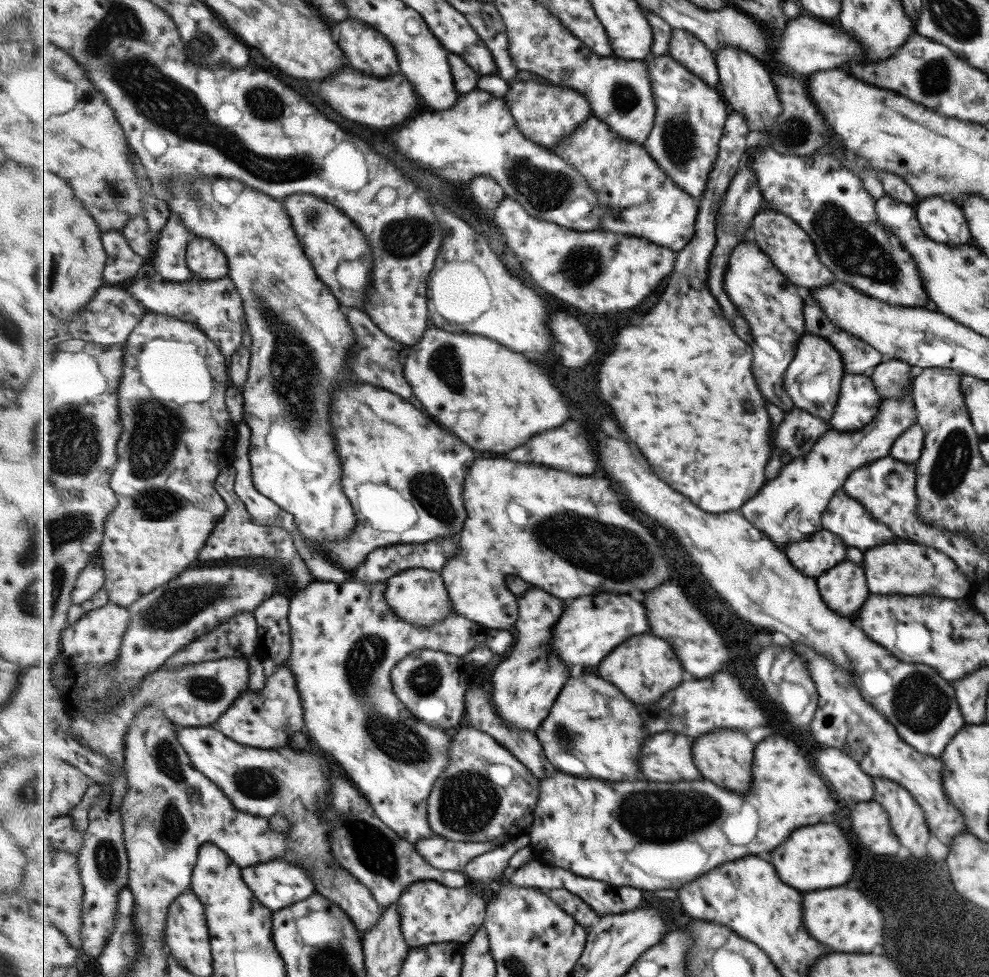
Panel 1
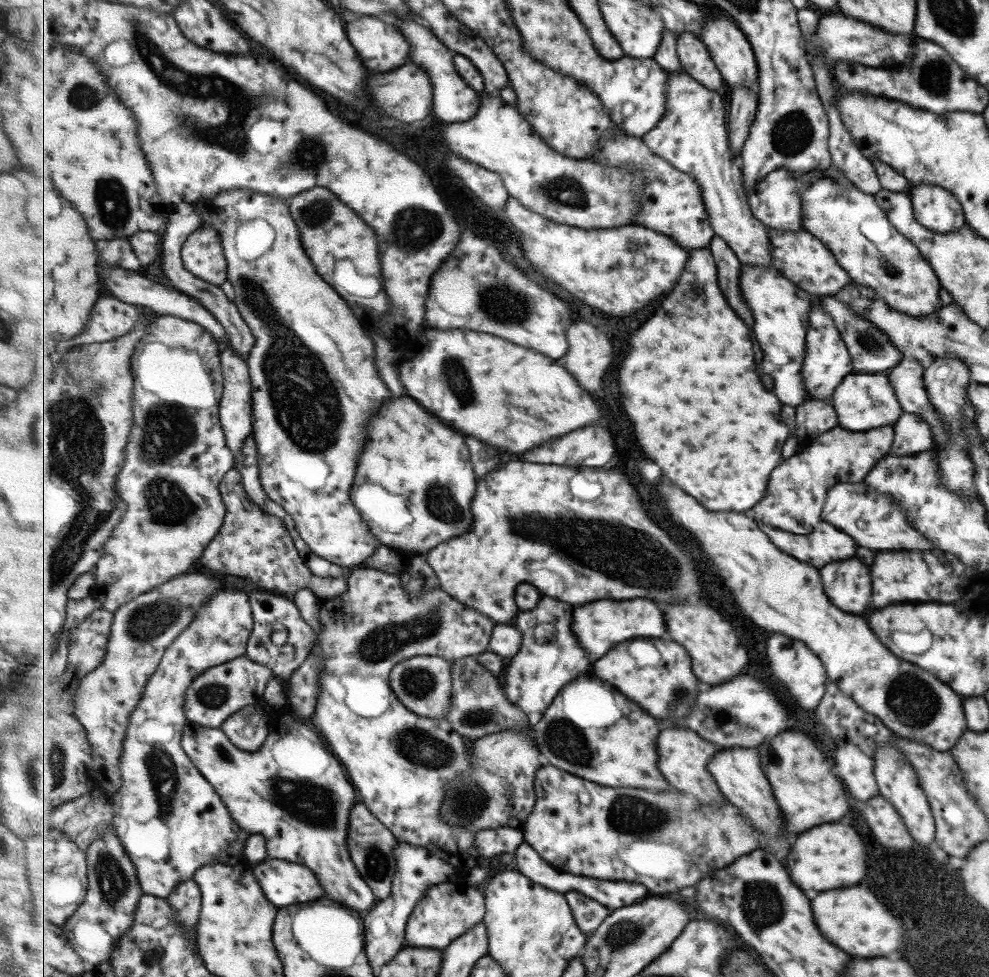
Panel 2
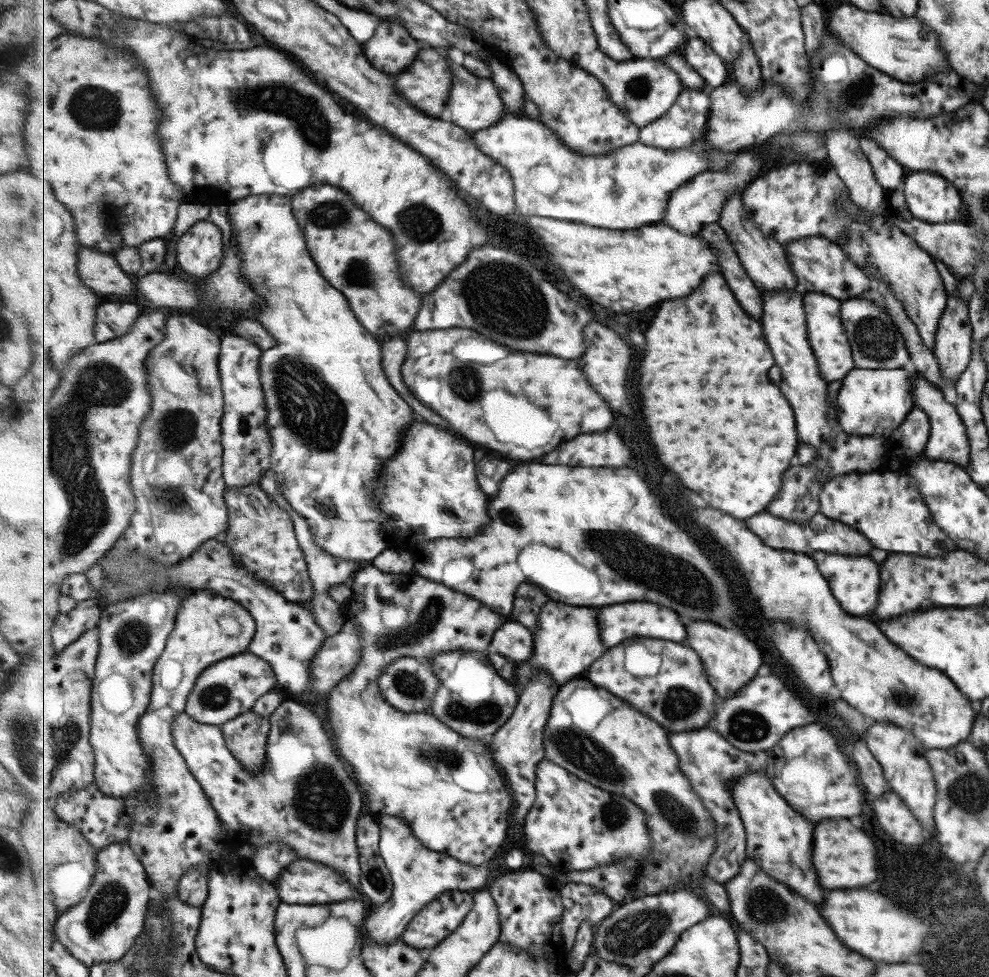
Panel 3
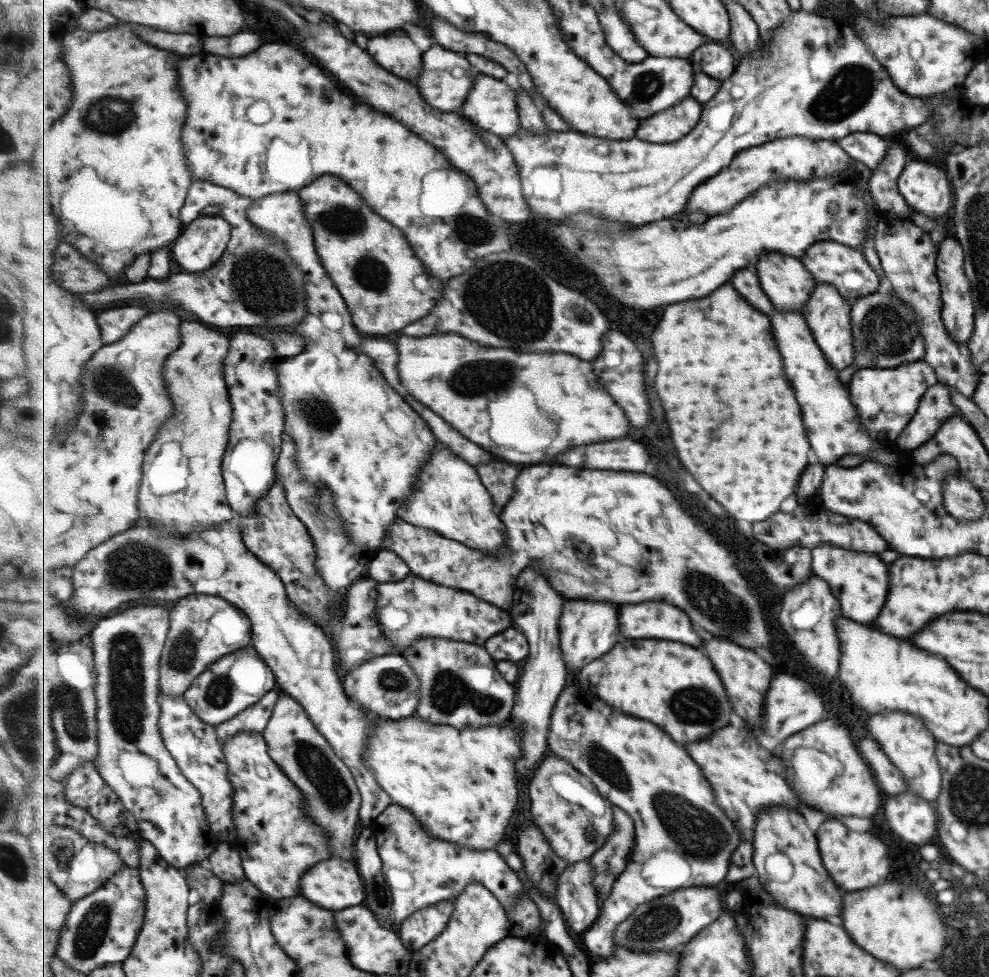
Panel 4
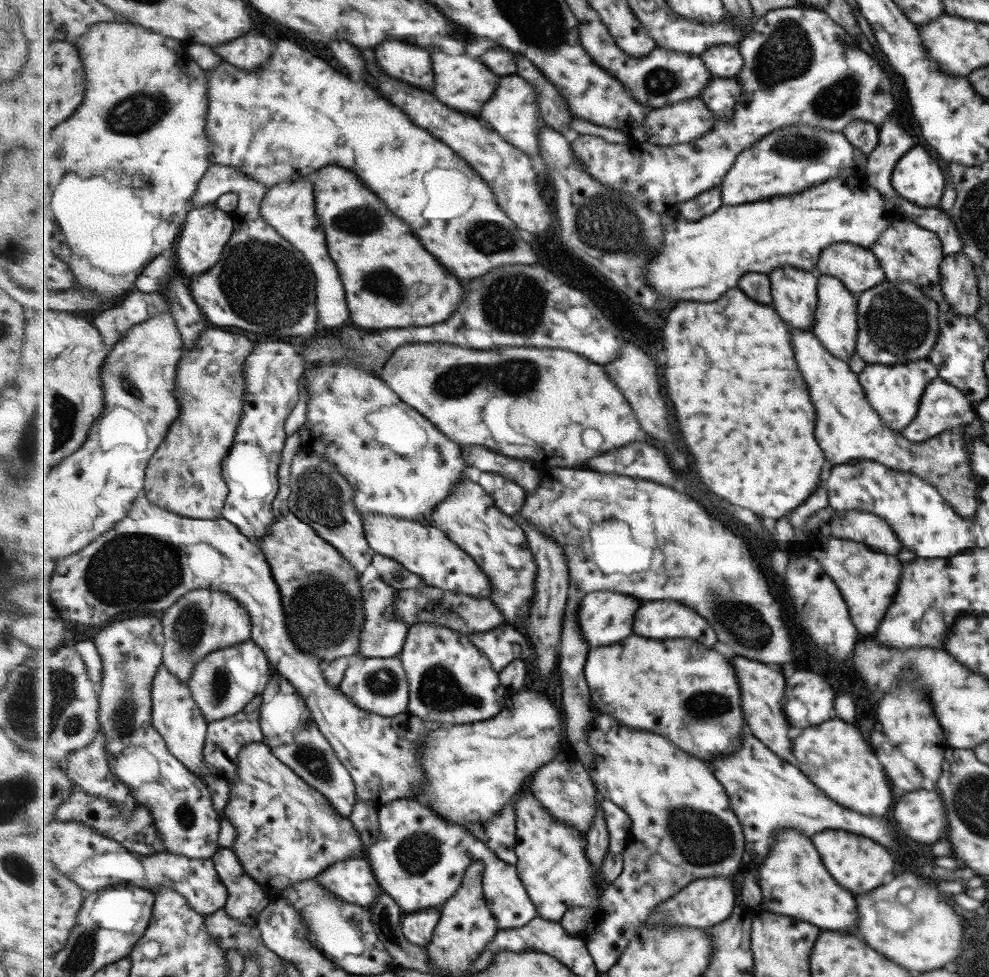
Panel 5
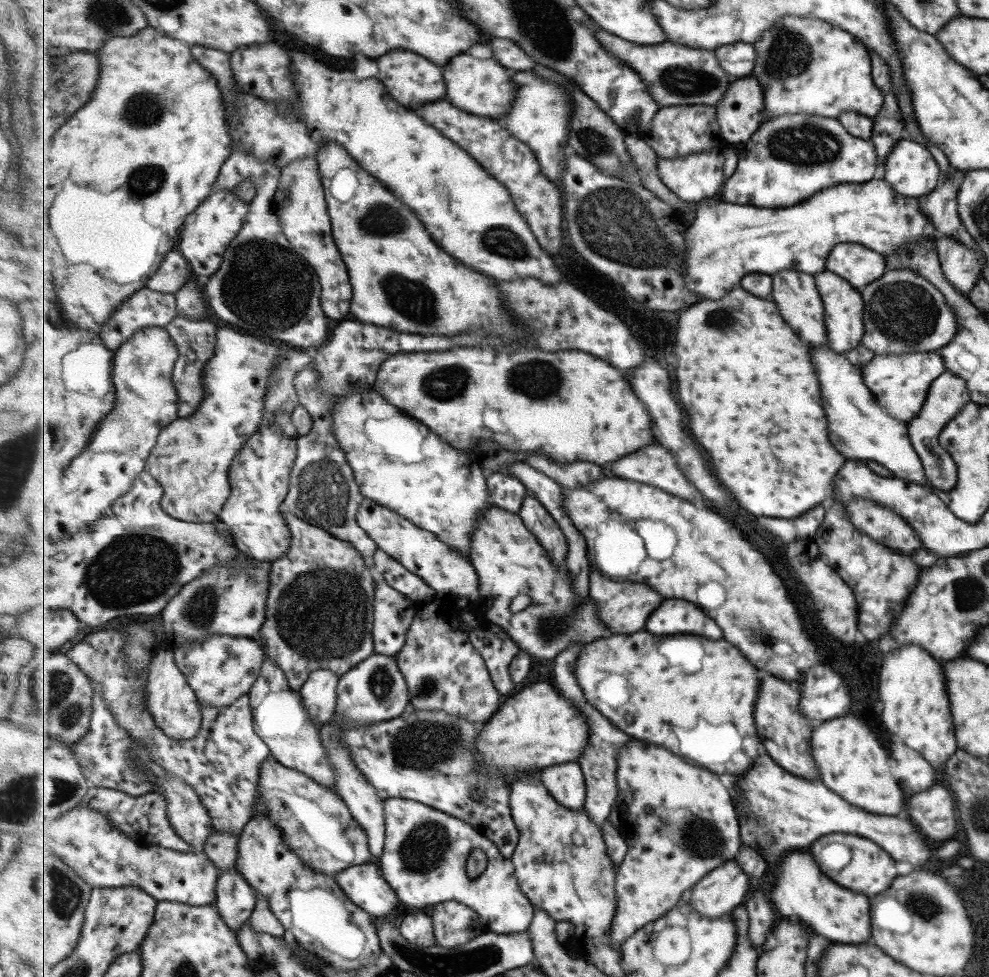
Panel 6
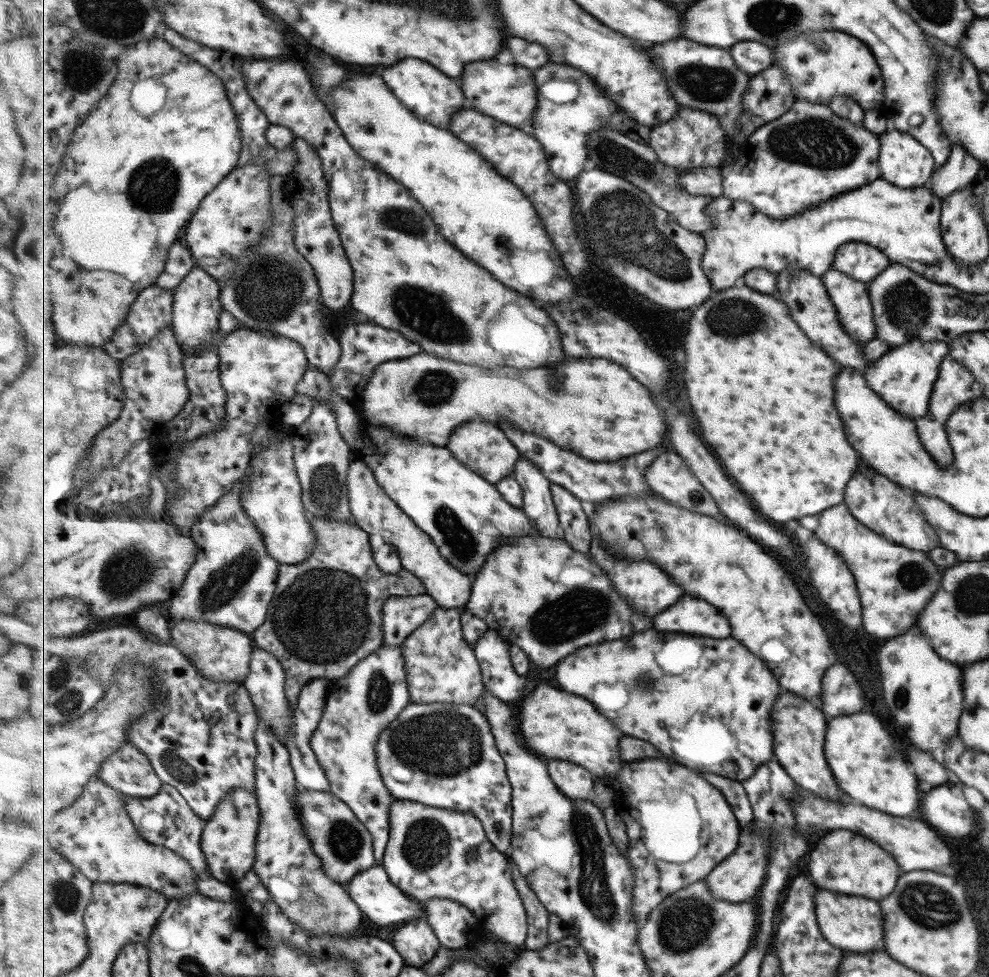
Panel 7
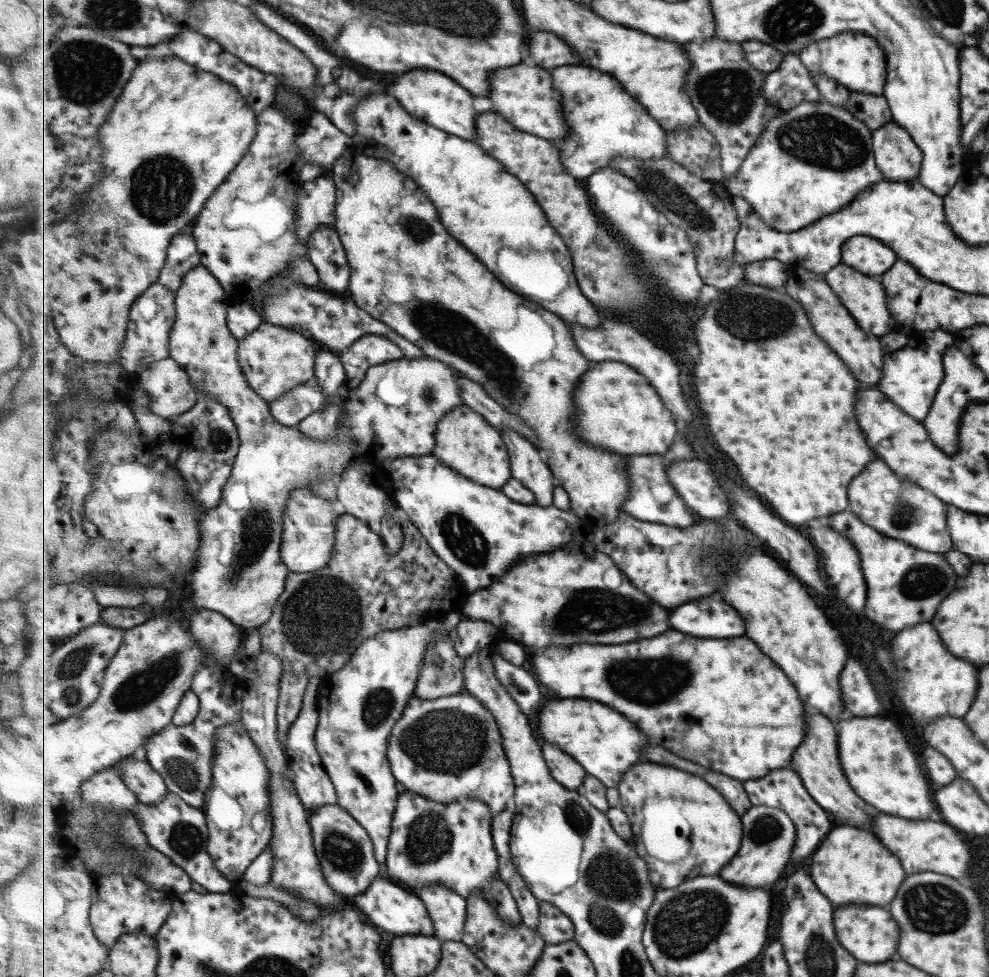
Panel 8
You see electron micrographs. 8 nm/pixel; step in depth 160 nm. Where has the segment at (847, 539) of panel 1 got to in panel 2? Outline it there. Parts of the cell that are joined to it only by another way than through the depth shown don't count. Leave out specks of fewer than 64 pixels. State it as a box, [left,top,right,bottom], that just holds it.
[820,482,929,550]

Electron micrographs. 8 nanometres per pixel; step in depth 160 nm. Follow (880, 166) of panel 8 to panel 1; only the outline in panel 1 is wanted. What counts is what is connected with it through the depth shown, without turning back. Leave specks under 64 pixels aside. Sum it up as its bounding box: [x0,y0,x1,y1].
[913,195,971,247]

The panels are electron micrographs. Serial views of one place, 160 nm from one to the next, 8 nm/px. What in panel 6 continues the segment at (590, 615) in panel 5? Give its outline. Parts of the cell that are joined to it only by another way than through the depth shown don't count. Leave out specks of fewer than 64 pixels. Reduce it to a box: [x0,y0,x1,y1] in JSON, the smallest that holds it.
[590,570,663,635]

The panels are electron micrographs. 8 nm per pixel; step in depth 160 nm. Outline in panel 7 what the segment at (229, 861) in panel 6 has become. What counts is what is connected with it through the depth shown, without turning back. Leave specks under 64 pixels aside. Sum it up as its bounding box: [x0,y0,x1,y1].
[201,788,261,887]

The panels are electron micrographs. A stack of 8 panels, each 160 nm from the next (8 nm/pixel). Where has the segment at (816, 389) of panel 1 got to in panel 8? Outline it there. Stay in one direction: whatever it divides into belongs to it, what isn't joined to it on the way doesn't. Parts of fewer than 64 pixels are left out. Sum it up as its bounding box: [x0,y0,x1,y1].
[823,263,898,337]

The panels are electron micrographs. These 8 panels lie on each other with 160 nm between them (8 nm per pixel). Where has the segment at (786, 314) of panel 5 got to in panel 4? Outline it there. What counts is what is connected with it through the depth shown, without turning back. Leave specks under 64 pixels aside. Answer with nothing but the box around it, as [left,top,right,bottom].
[754,252,817,311]

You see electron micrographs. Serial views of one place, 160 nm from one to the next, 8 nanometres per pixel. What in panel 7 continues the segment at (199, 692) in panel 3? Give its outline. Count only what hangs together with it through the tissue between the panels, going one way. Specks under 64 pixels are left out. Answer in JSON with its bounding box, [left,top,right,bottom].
[171,620,256,684]

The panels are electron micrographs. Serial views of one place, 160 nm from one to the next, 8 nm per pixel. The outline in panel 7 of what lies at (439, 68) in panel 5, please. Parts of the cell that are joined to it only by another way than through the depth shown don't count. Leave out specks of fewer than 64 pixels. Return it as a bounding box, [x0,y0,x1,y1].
[461,60,537,130]

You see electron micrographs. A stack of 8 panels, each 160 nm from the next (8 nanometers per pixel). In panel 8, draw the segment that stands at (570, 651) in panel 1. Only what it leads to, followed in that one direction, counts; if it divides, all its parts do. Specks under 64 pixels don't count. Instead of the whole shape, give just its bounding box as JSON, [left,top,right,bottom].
[671,598,745,638]

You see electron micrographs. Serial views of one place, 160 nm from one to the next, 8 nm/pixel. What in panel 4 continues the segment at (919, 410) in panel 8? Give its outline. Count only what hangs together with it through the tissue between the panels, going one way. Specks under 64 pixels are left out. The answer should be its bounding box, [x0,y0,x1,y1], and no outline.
[847,360,937,444]

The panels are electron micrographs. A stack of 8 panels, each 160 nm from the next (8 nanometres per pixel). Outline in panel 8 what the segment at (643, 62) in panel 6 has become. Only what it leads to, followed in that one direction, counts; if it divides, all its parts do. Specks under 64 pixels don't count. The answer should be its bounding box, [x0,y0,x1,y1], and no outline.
[684,38,782,180]

